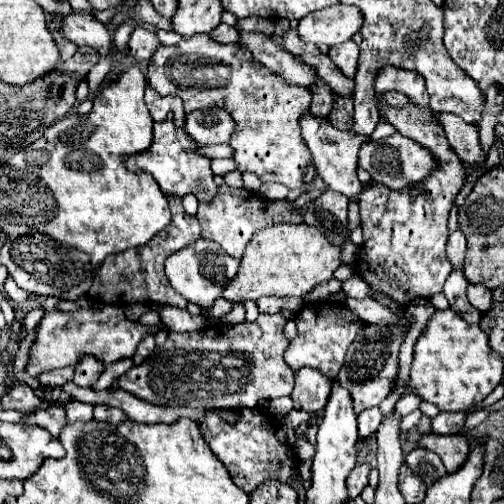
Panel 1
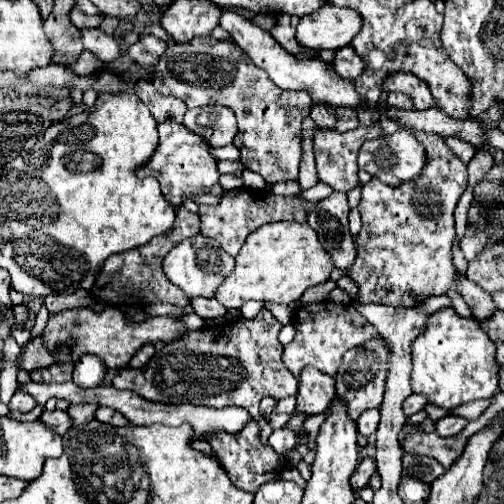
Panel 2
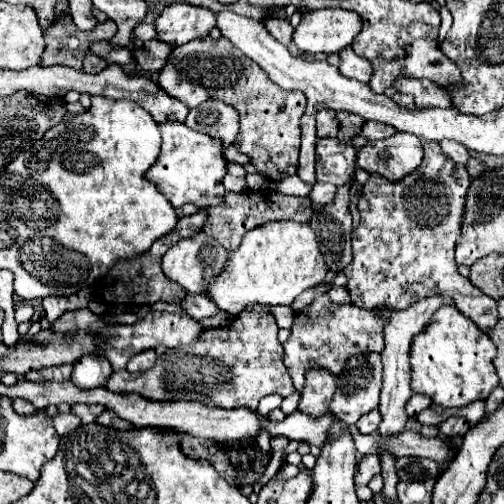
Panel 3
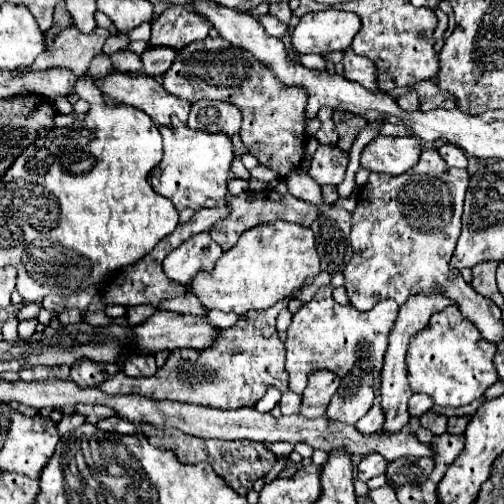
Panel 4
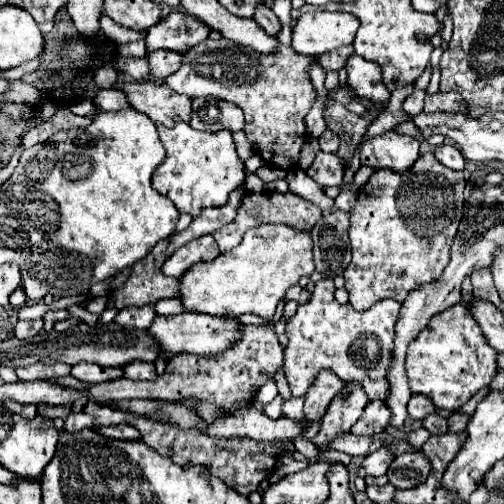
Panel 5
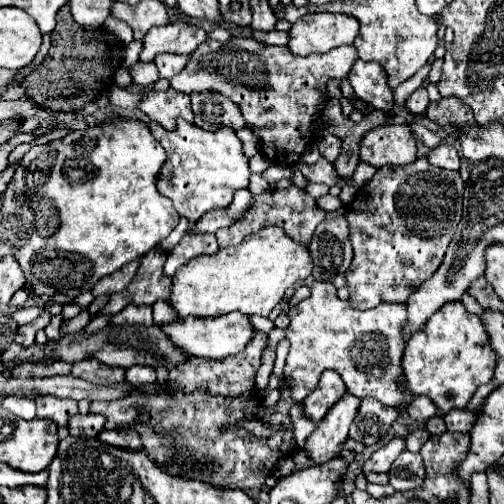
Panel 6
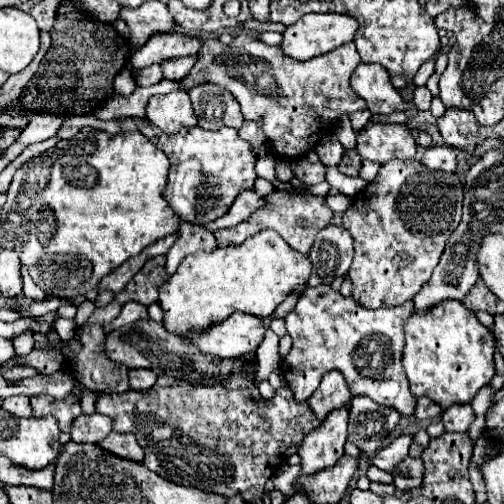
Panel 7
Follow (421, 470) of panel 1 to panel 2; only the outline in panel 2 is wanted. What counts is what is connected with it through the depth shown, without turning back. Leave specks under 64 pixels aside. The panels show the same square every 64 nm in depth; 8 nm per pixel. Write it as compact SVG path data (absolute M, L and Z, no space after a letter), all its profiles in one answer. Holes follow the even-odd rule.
M406 454L402 458L402 466L404 466L402 472L406 476L418 478L426 484L432 484L436 478L440 478L446 472L436 458L424 456L424 454Z

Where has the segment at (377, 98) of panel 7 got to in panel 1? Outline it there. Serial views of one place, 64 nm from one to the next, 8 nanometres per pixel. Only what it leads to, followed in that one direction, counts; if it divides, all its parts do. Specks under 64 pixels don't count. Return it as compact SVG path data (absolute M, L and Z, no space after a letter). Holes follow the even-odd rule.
M348 40L344 44L332 46L328 56L332 58L332 62L348 76L354 78L356 76L356 62L358 62L358 48L354 40Z

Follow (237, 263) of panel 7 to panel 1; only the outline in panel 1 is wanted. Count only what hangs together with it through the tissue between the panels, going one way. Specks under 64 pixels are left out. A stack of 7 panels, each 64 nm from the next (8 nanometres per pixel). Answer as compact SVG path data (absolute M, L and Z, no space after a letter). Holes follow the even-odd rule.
M276 224L252 236L240 262L240 272L224 290L224 298L230 302L258 300L262 296L304 298L318 284L332 280L340 262L340 246L332 244L324 234L318 232L318 228L308 224Z

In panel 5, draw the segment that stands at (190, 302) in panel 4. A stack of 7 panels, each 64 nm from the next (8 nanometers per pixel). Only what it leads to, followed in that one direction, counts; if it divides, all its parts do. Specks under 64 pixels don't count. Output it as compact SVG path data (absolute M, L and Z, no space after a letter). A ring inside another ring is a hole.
M168 298L156 304L156 314L160 316L170 316L170 314L180 314L180 312L184 312L184 304L180 298Z

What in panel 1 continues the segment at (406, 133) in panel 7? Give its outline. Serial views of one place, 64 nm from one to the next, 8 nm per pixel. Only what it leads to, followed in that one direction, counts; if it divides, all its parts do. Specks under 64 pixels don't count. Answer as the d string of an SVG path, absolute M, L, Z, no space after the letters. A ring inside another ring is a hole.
M392 134L388 138L382 140L370 140L364 142L360 148L360 160L358 160L360 168L364 168L374 182L384 184L392 190L398 188L414 188L414 186L422 186L422 182L440 166L438 158L424 146L420 146L418 142L414 142L412 138L406 138L402 134Z

